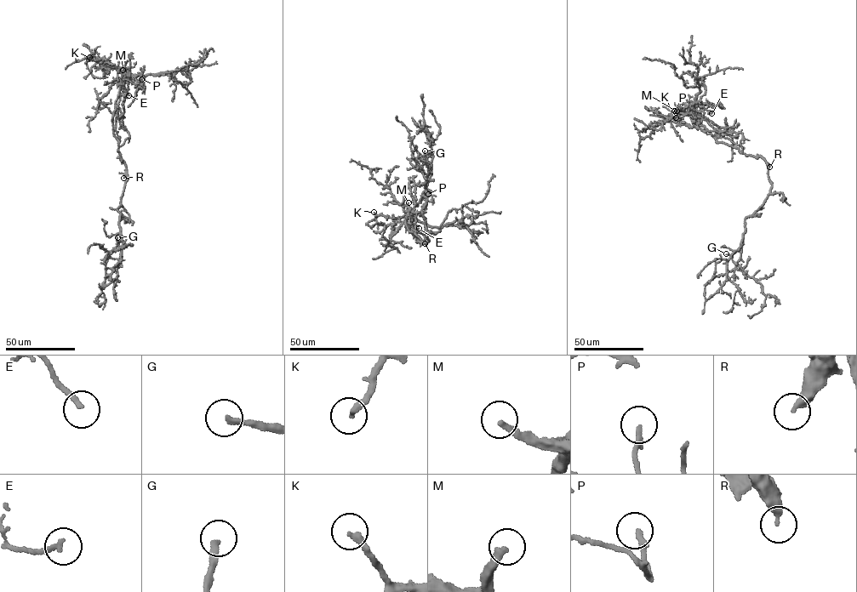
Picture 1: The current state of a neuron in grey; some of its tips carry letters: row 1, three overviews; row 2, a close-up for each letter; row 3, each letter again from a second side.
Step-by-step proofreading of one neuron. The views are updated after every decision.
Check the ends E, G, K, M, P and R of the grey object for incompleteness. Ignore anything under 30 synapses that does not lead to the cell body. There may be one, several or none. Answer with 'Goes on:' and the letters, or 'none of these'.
Goes on: E, G, M

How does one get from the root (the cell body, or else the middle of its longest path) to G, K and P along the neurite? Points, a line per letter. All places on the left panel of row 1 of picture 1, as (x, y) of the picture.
G: (122, 161), (128, 179), (117, 209), (122, 215), (119, 226), (122, 241), (117, 241), (117, 237)
K: (122, 161), (112, 121), (122, 79), (121, 69), (105, 68), (94, 57), (89, 57)
P: (122, 161), (113, 133), (115, 102), (124, 77), (141, 73), (143, 82), (141, 79)

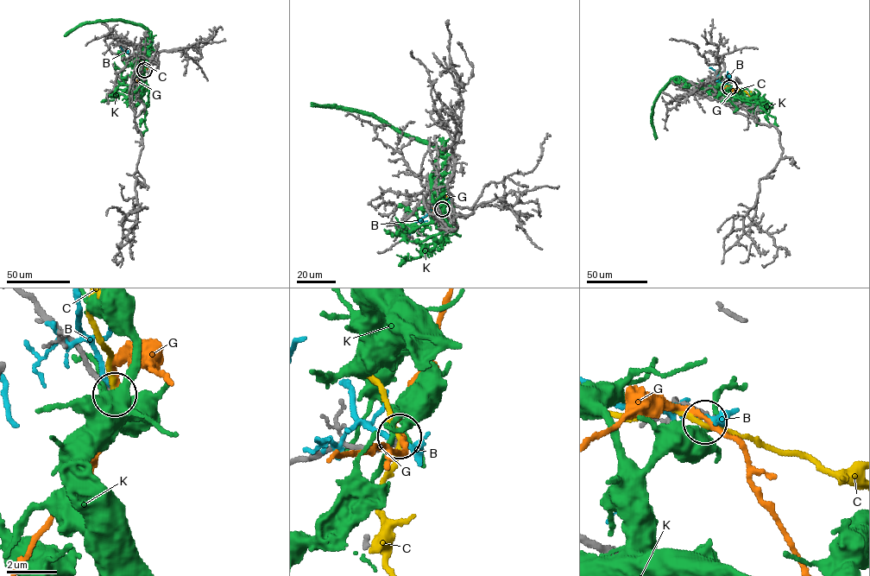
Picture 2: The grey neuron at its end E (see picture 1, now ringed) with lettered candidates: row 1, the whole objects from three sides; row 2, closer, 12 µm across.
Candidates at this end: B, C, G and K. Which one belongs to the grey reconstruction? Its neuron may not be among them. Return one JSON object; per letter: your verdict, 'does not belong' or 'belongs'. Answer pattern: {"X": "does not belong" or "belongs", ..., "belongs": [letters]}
{"B": "does not belong", "C": "does not belong", "G": "does not belong", "K": "does not belong", "belongs": []}

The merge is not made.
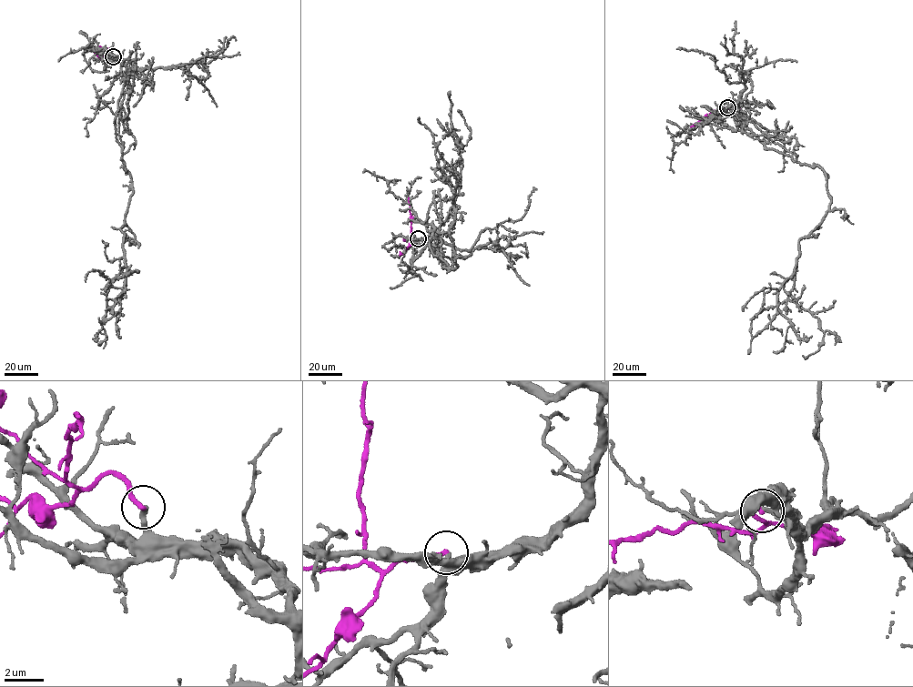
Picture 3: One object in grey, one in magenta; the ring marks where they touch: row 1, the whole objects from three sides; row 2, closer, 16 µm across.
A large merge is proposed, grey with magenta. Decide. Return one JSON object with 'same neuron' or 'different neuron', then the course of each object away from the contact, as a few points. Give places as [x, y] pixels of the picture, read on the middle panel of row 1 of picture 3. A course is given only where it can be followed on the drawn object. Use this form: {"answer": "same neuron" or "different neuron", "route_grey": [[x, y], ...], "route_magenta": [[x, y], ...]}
{"answer": "different neuron", "route_grey": [[418, 238], [433, 226], [431, 253], [457, 266], [457, 178], [439, 167], [440, 141]], "route_magenta": [[418, 238], [410, 239], [408, 197]]}

